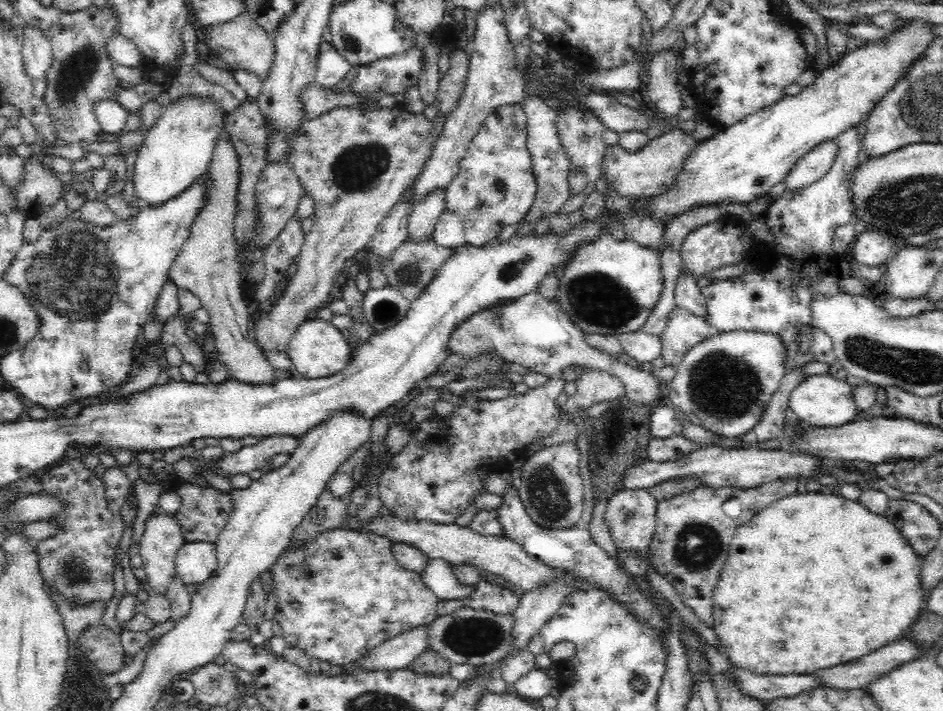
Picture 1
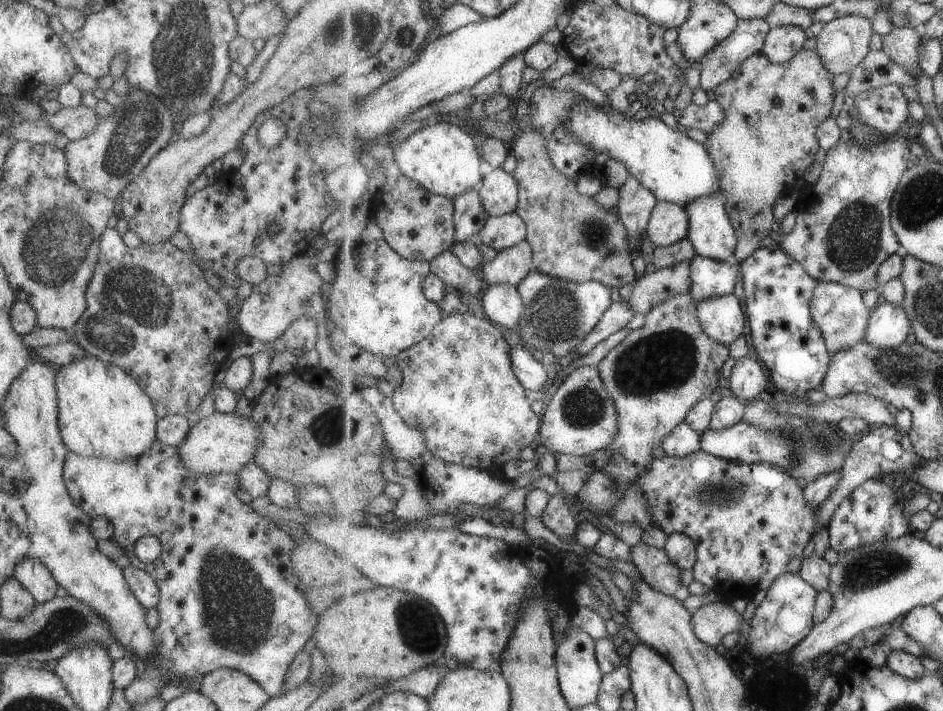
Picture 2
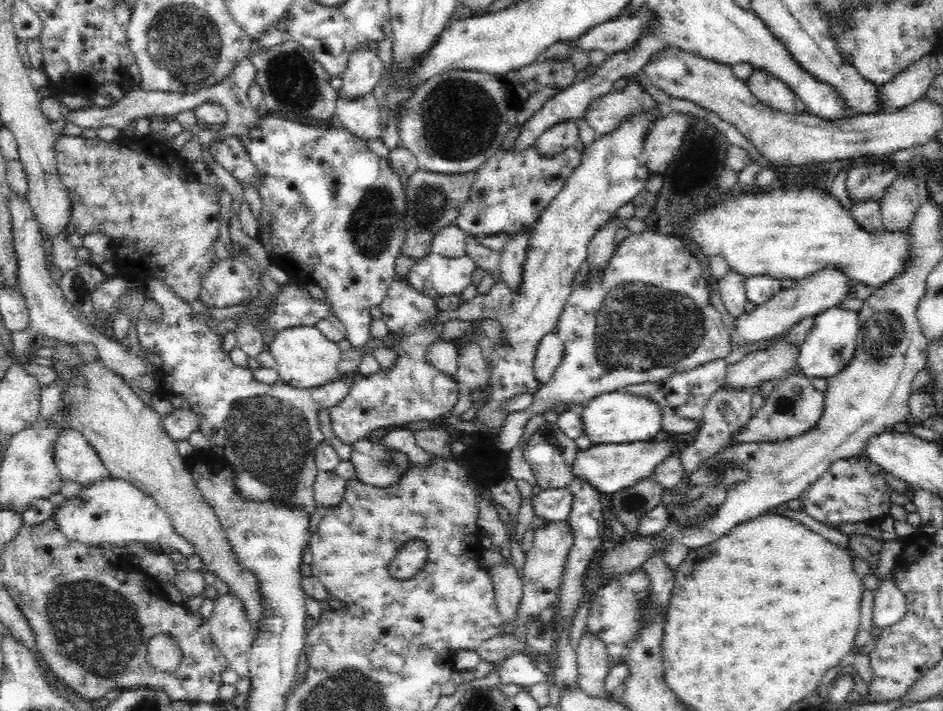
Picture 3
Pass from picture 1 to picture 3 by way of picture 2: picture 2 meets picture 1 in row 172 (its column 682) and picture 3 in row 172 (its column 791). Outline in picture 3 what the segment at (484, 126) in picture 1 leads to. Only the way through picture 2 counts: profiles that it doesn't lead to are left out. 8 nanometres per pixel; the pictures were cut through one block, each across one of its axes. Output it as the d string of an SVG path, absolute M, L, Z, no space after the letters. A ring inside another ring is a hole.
M535 143L524 150L517 150L515 145L508 150L496 150L484 164L475 170L475 180L471 187L469 199L460 209L454 224L460 227L467 235L497 235L507 234L508 240L516 233L533 233L538 224L540 215L546 210L552 199L563 190L564 184L573 170L581 163L581 153L575 147L567 148L560 154L540 154Z

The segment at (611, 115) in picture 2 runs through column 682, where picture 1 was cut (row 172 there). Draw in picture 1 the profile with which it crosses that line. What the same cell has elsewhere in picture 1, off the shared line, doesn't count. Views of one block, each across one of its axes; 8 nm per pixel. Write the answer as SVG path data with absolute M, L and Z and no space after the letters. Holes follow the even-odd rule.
M182 98L164 107L162 117L148 130L138 146L134 161L132 184L139 202L145 206L158 206L180 197L205 175L212 153L213 142L221 131L224 110L214 100Z

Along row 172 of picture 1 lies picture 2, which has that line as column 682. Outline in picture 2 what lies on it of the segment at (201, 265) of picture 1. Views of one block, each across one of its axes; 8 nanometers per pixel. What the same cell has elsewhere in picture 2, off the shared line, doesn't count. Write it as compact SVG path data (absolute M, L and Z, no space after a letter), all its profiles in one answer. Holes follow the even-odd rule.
M659 201L647 231L655 248L675 245L688 238L690 214L680 203Z

